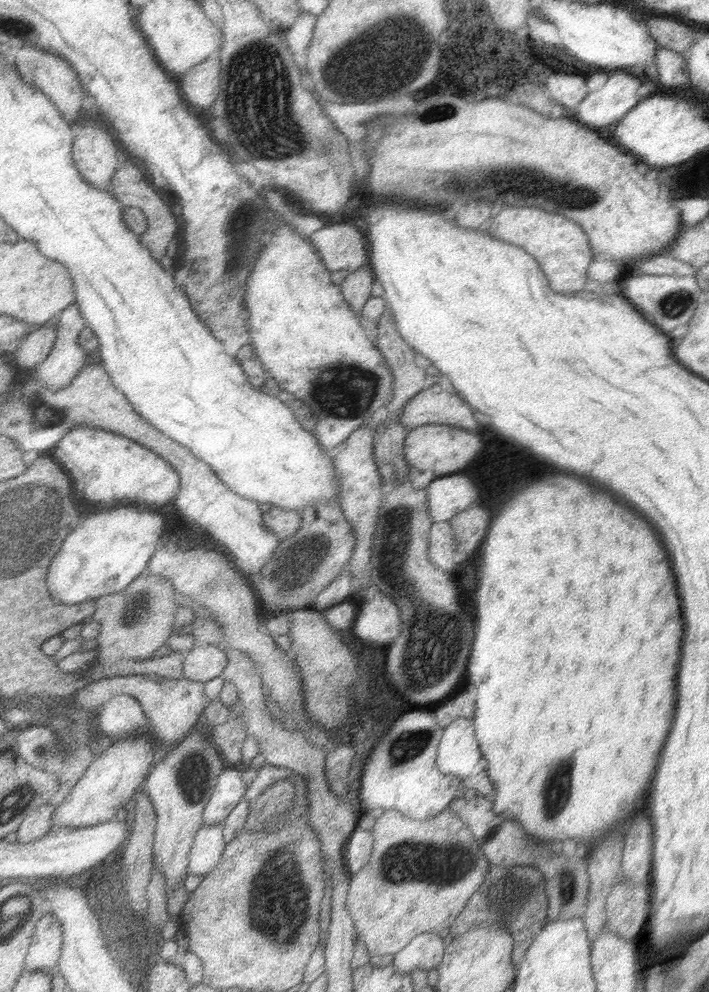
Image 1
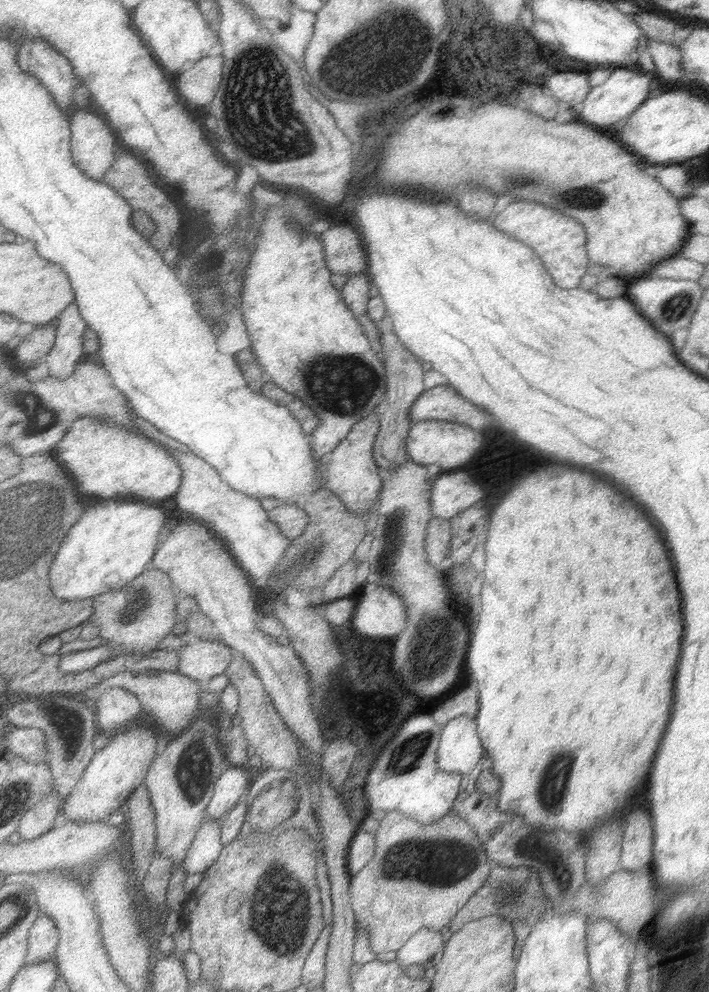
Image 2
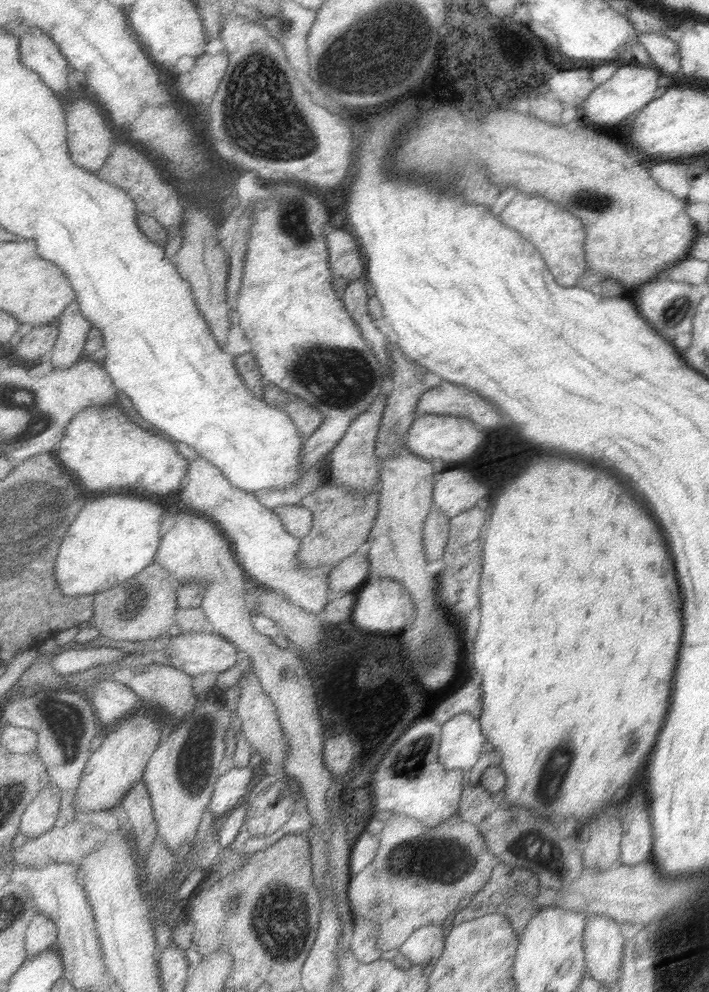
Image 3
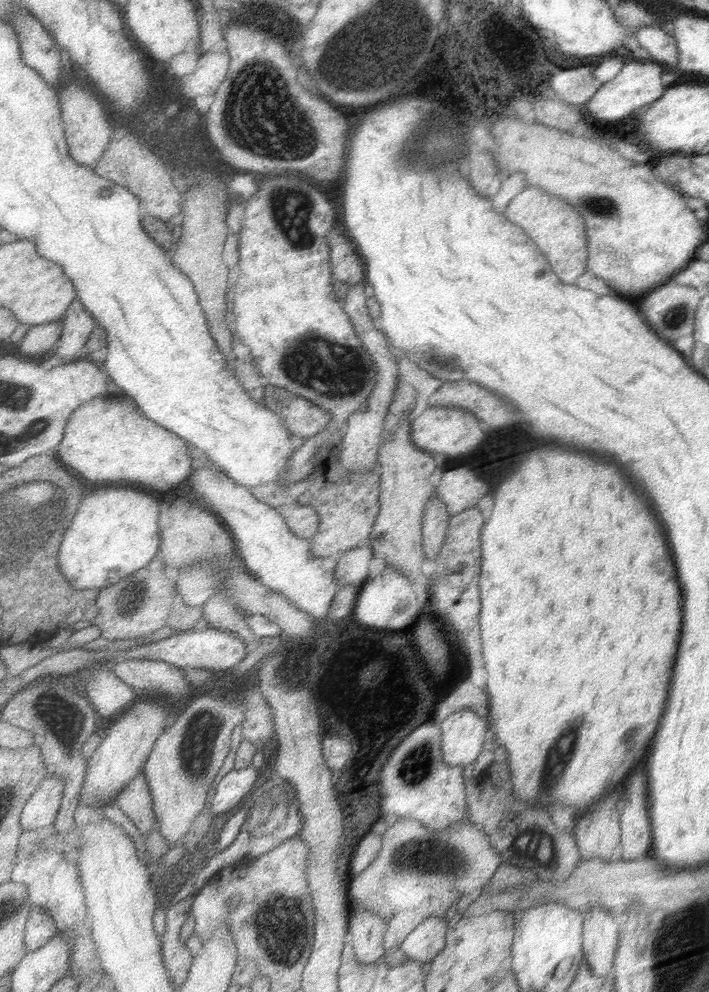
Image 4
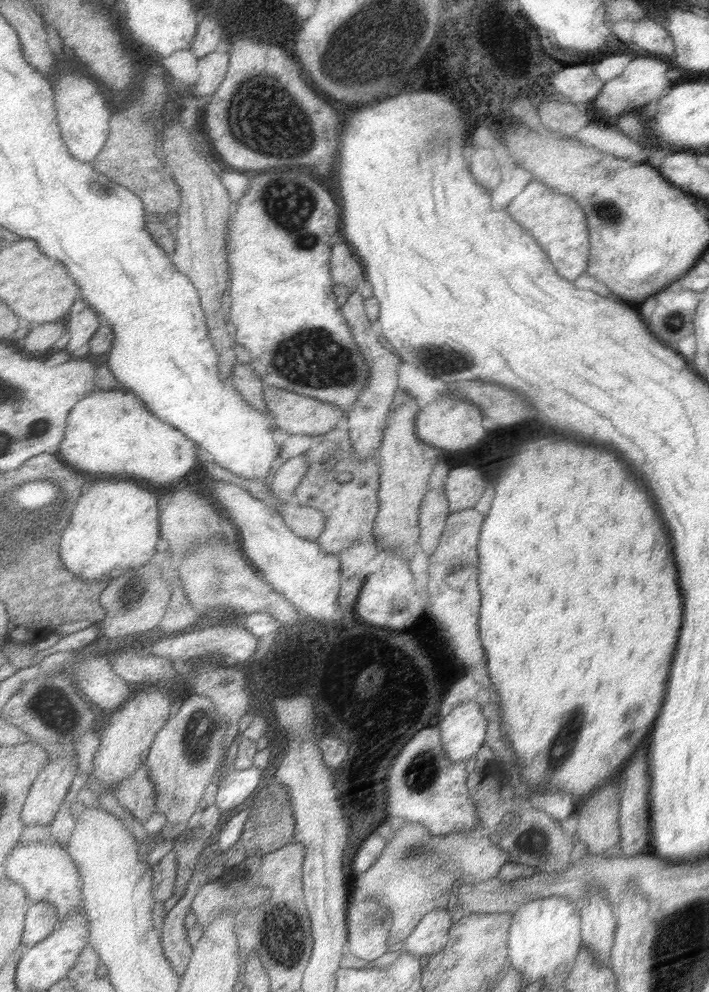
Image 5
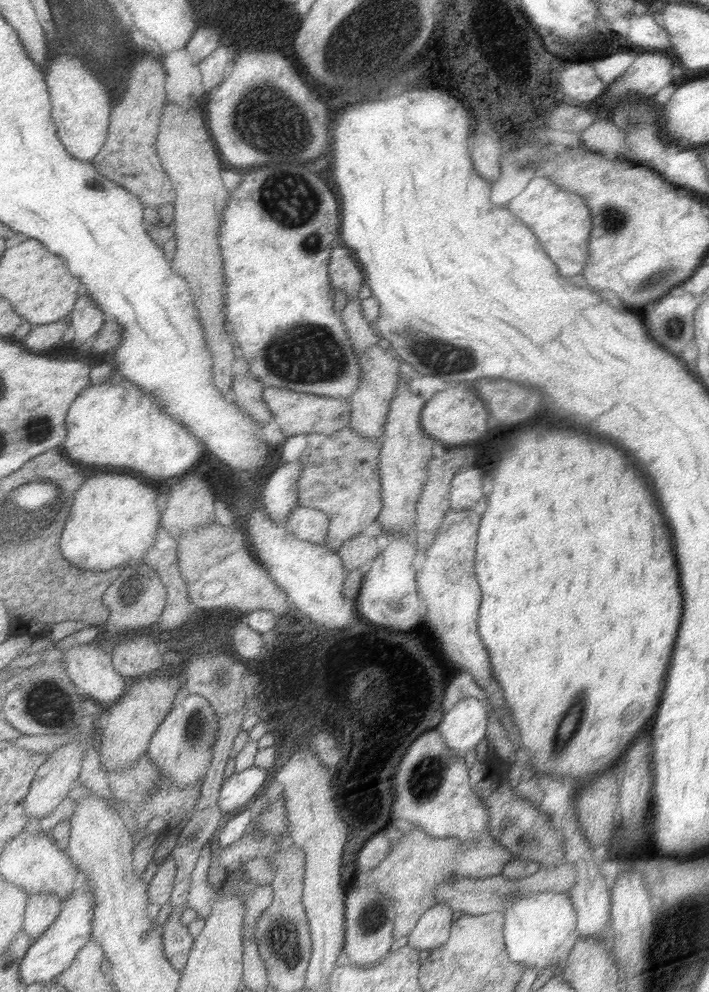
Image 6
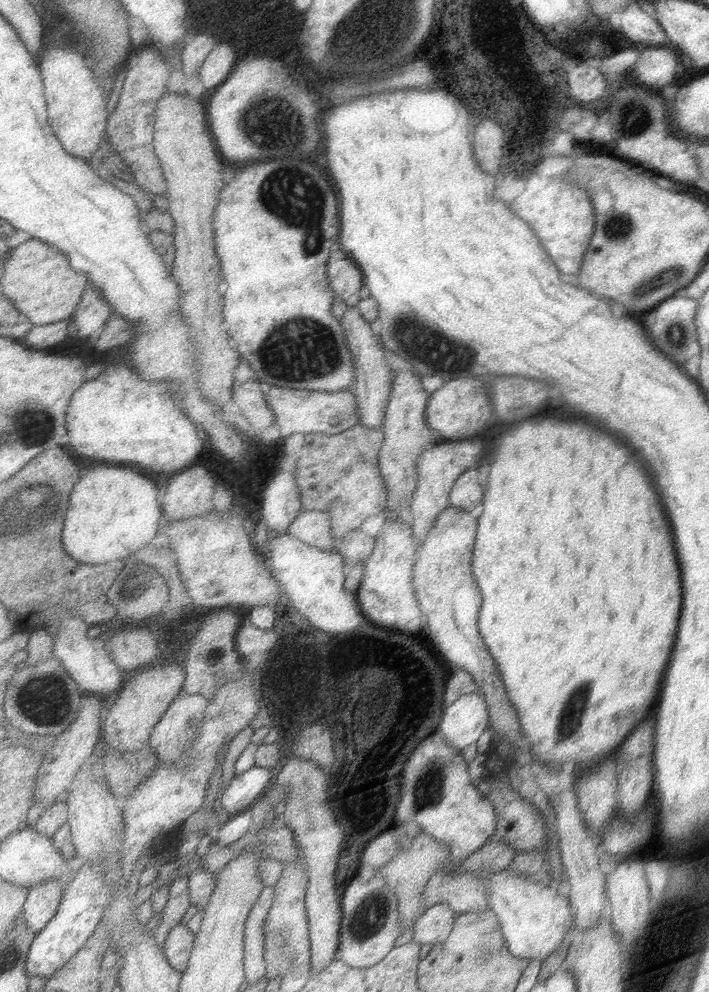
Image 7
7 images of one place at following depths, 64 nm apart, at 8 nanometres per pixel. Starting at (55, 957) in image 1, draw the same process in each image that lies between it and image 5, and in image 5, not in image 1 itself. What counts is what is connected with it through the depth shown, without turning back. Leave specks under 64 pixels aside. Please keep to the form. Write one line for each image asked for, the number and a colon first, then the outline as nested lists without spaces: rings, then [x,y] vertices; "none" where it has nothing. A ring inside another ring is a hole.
2: [[[41,914],[31,928],[29,938],[29,958],[27,964],[41,964],[45,960],[57,958],[57,948],[61,944],[61,932],[53,918]]]
3: [[[37,914],[37,918],[31,922],[29,932],[27,932],[29,958],[35,958],[35,956],[51,950],[57,942],[59,942],[59,928],[57,928],[57,924],[49,916]]]
4: [[[33,906],[33,912],[27,924],[27,938],[25,938],[27,950],[29,952],[39,950],[41,946],[49,944],[57,934],[59,934],[59,928],[51,912],[45,910],[43,906]]]
5: [[[47,900],[33,902],[29,908],[23,940],[29,944],[29,948],[37,948],[37,944],[41,944],[45,938],[49,938],[55,932],[59,922],[61,922],[59,908],[55,904]]]

